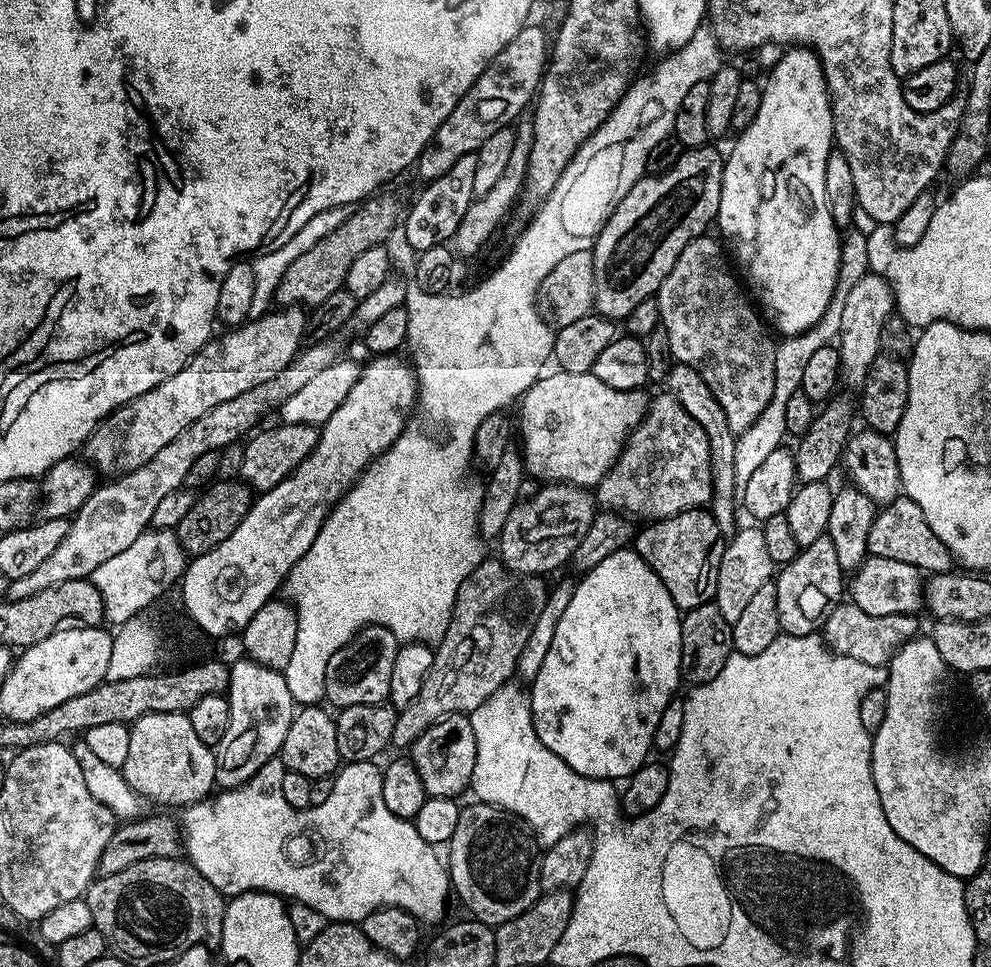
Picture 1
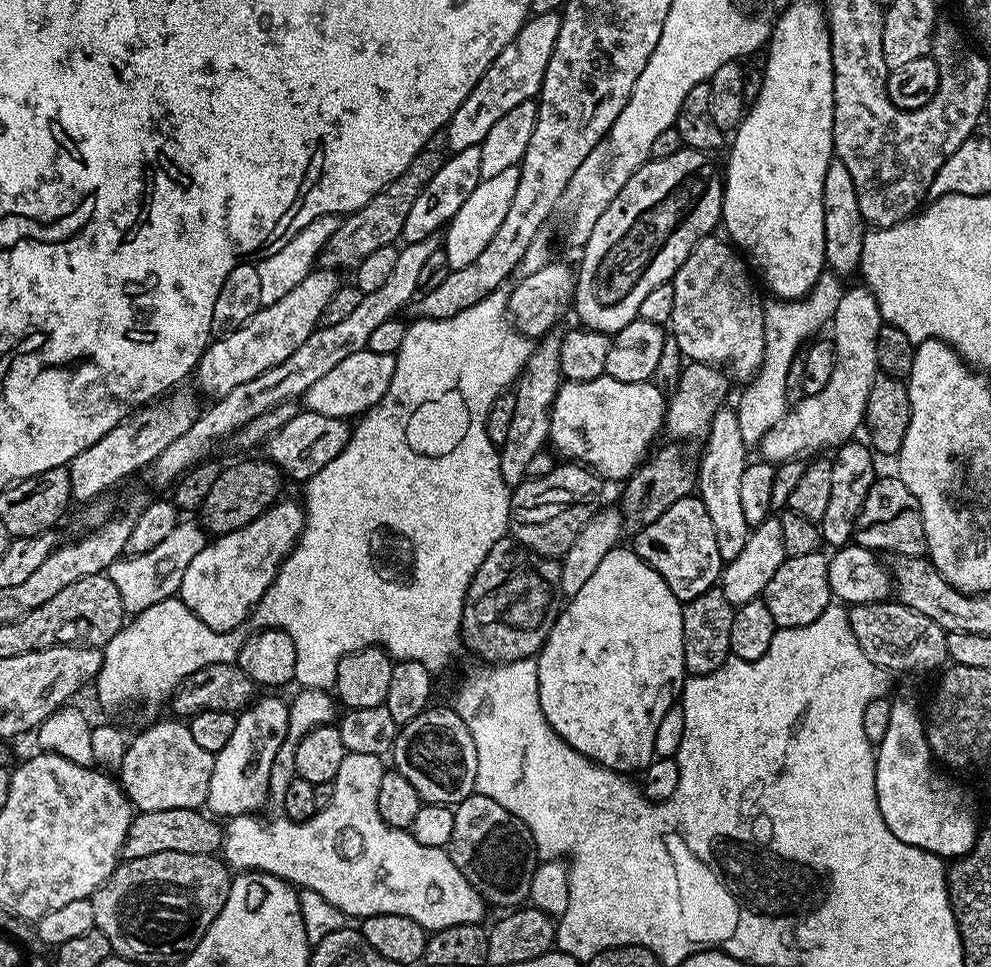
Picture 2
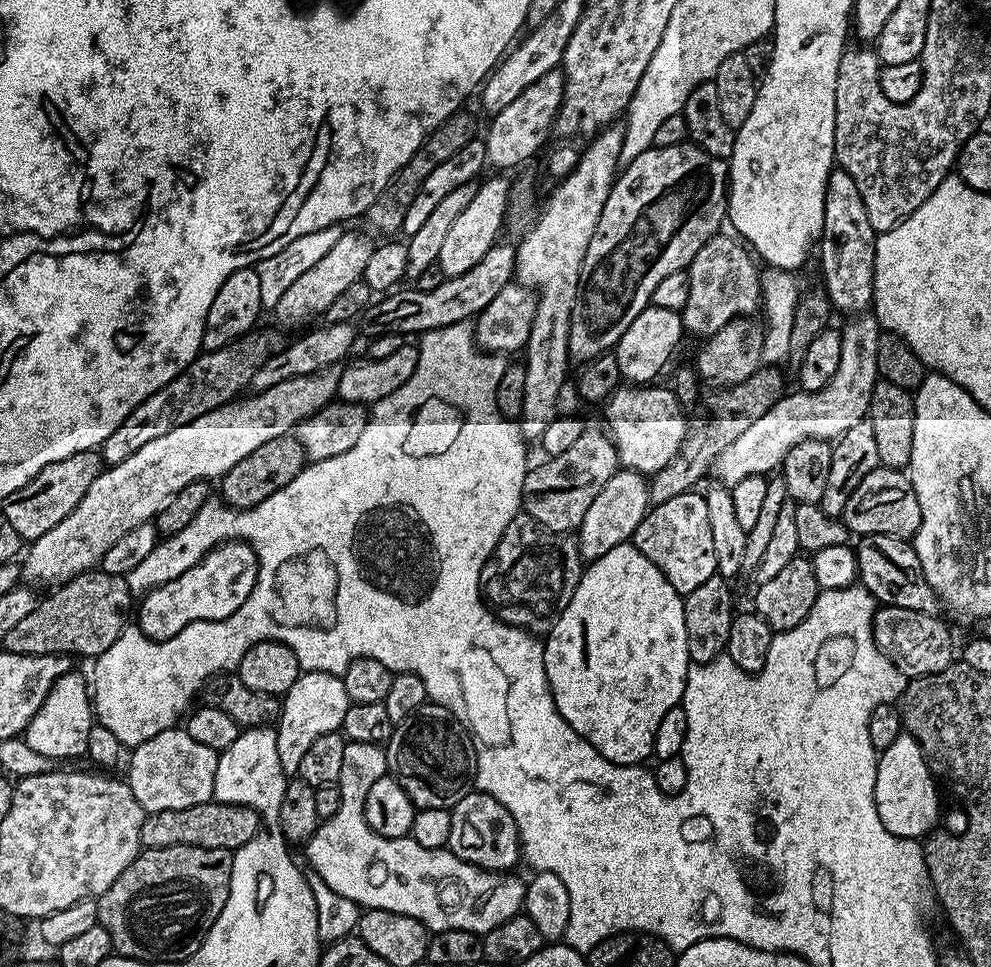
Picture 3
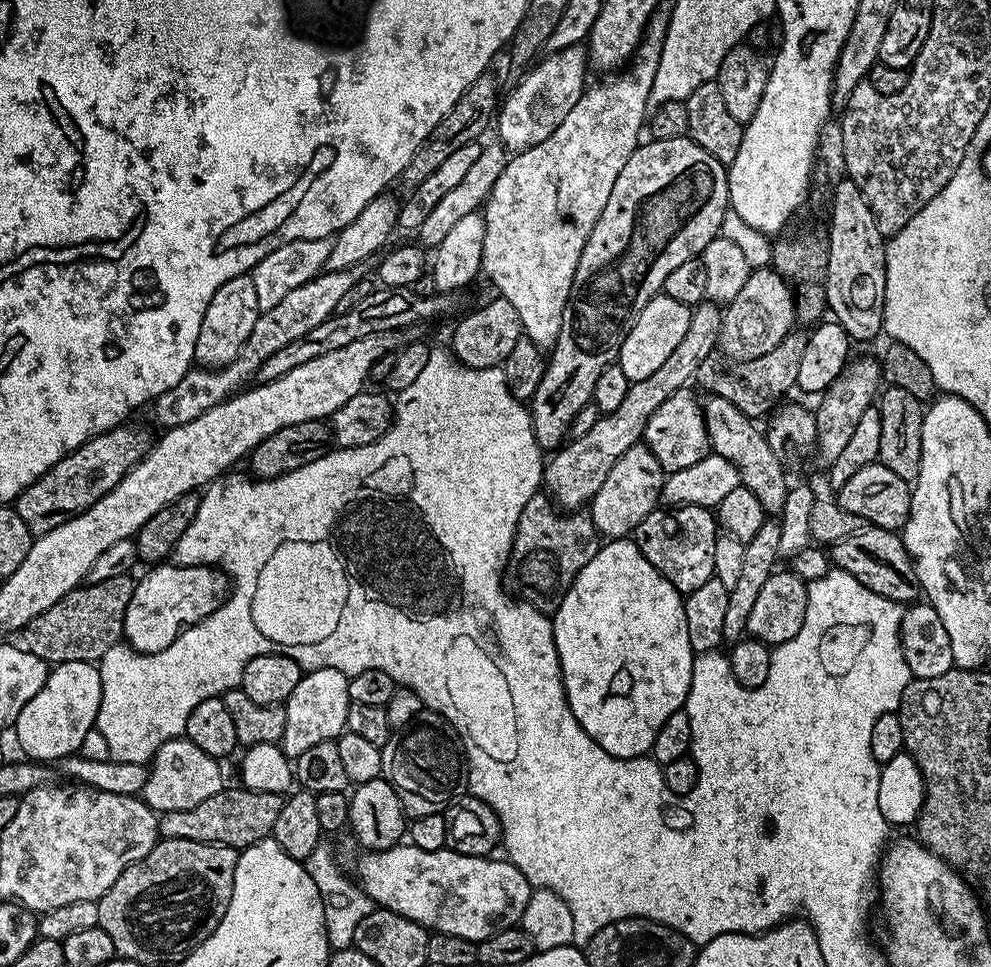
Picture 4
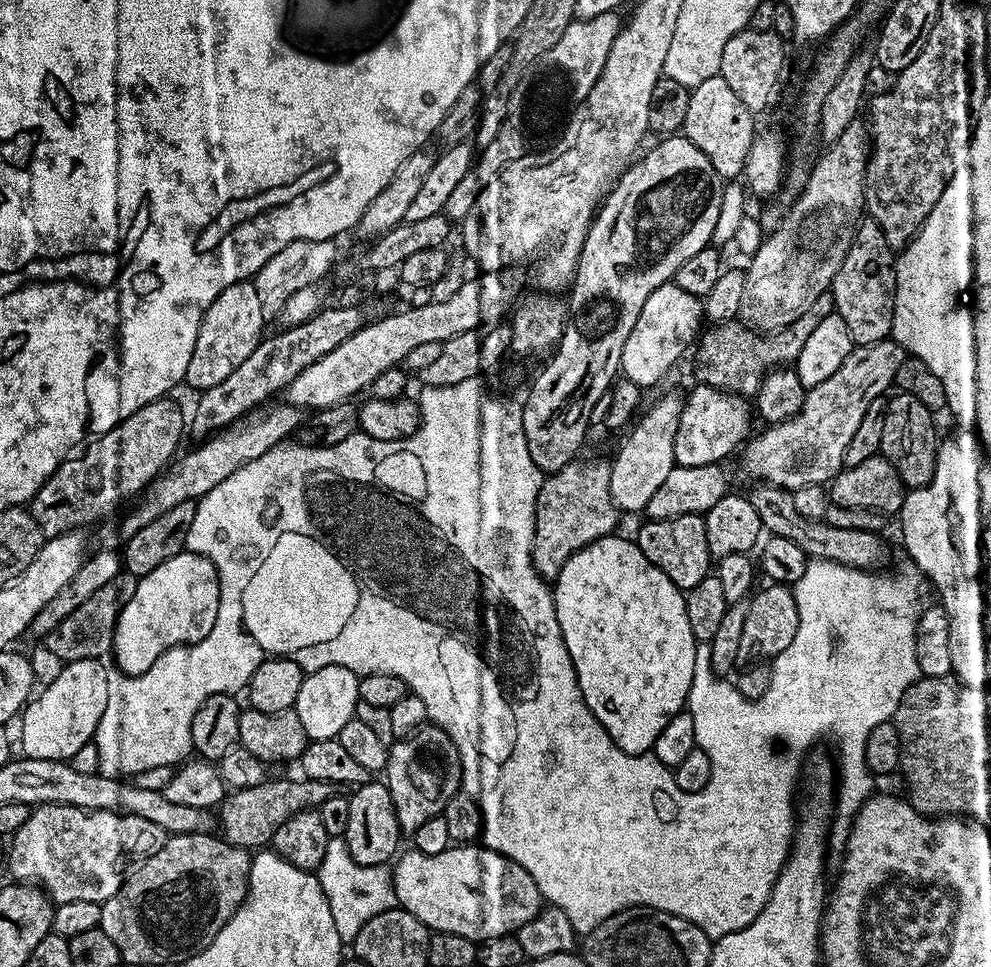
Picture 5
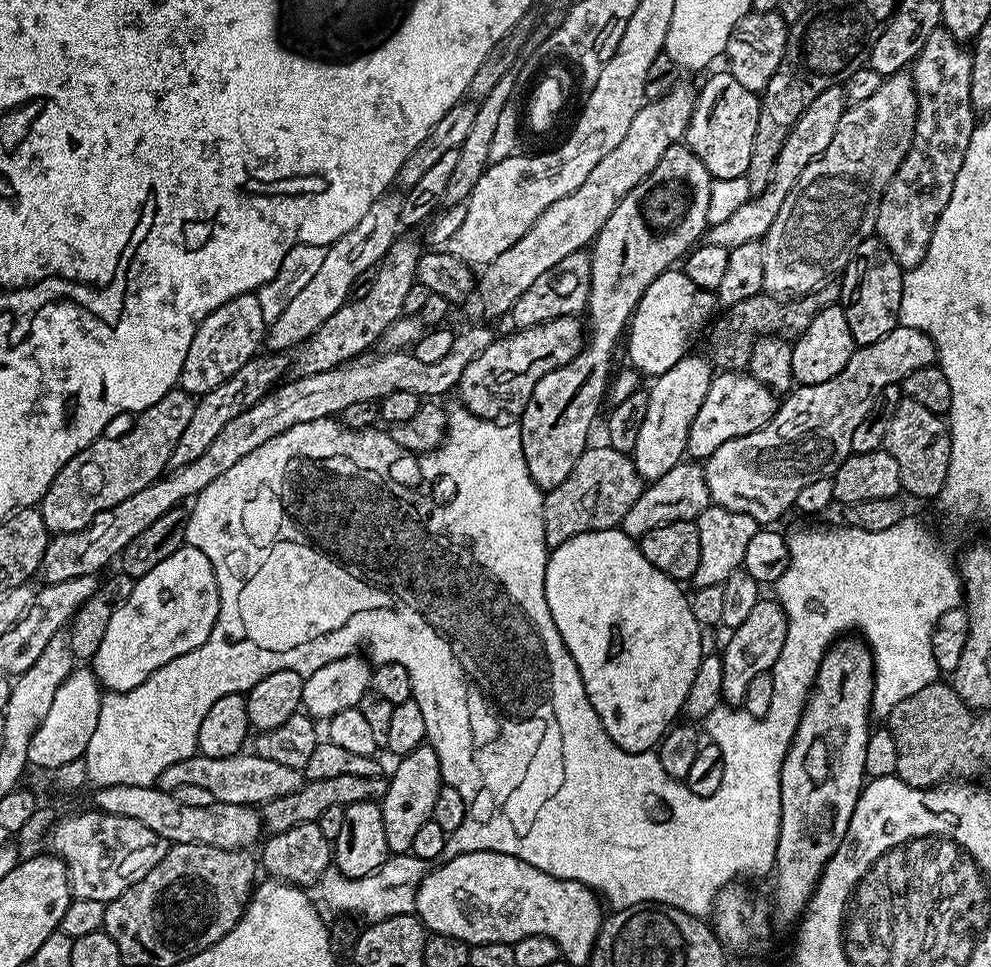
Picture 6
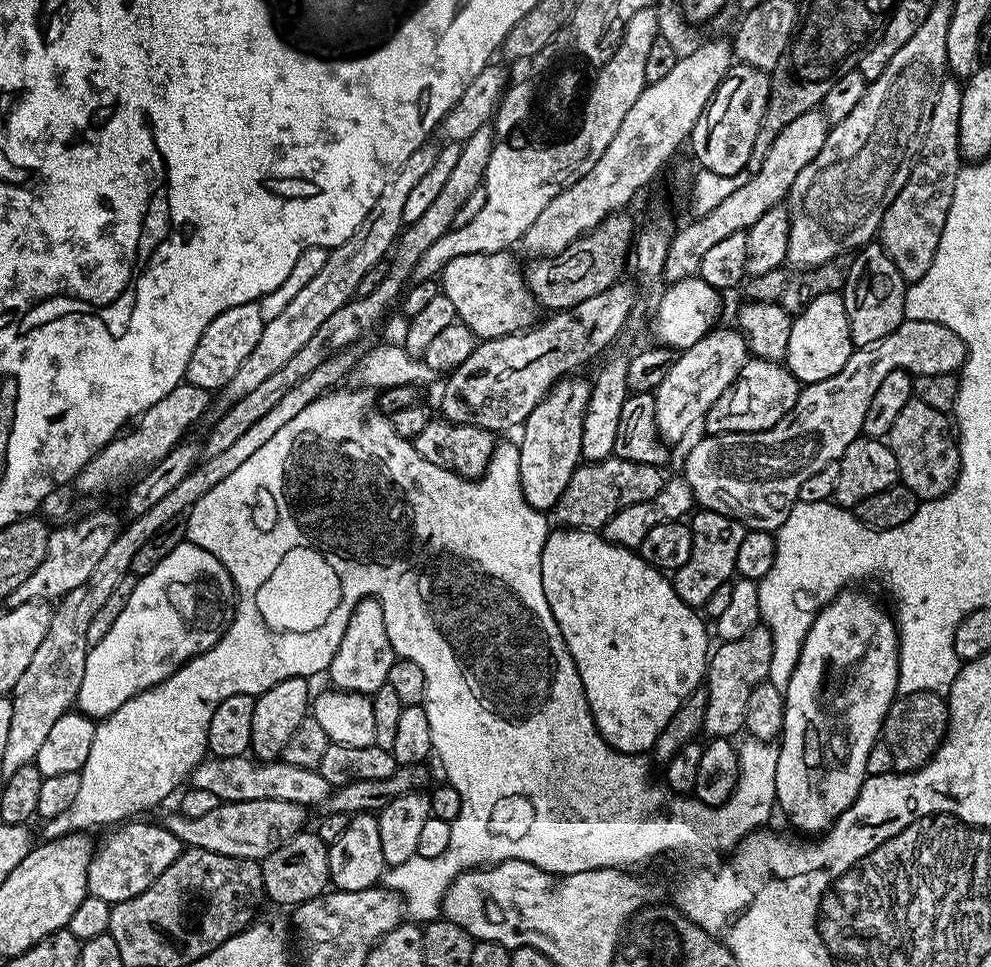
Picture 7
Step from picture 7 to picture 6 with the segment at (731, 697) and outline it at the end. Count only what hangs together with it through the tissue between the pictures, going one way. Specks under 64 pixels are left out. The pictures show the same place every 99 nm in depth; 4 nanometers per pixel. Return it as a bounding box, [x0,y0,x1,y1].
[722,598,788,706]

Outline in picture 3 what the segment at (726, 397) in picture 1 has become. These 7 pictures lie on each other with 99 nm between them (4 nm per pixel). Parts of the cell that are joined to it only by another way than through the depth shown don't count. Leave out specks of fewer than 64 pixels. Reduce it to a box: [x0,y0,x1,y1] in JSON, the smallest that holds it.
[682,234,761,338]

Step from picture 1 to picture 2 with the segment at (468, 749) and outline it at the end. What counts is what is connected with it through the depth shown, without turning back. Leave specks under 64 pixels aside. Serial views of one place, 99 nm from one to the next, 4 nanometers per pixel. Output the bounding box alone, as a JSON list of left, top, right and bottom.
[391,706,478,804]

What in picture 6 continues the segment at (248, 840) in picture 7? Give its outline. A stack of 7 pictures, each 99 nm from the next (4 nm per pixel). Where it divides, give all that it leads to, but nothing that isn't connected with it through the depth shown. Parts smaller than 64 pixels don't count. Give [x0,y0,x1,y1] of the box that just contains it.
[93,786,262,850]

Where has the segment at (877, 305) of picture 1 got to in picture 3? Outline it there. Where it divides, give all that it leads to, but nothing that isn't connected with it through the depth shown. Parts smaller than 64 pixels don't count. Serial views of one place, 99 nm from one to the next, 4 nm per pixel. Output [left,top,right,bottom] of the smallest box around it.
[710,314,882,486]

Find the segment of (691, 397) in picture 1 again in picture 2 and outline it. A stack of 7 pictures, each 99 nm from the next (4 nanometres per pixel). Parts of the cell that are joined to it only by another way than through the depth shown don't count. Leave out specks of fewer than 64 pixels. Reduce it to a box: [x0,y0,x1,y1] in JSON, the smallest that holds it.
[696,407,750,562]

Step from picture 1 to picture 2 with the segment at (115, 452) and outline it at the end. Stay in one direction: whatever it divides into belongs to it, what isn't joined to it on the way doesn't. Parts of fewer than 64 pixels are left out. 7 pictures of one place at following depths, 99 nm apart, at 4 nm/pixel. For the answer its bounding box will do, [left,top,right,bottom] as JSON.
[194,270,342,398]

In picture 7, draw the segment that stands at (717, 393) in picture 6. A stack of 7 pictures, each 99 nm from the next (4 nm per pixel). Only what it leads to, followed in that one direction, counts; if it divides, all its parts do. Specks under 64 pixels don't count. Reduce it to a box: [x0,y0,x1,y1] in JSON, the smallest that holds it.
[702,358,802,435]

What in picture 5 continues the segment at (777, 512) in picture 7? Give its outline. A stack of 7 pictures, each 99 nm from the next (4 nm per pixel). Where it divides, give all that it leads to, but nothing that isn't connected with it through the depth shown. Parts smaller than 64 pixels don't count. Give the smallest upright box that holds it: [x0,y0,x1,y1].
[743,338,905,490]

